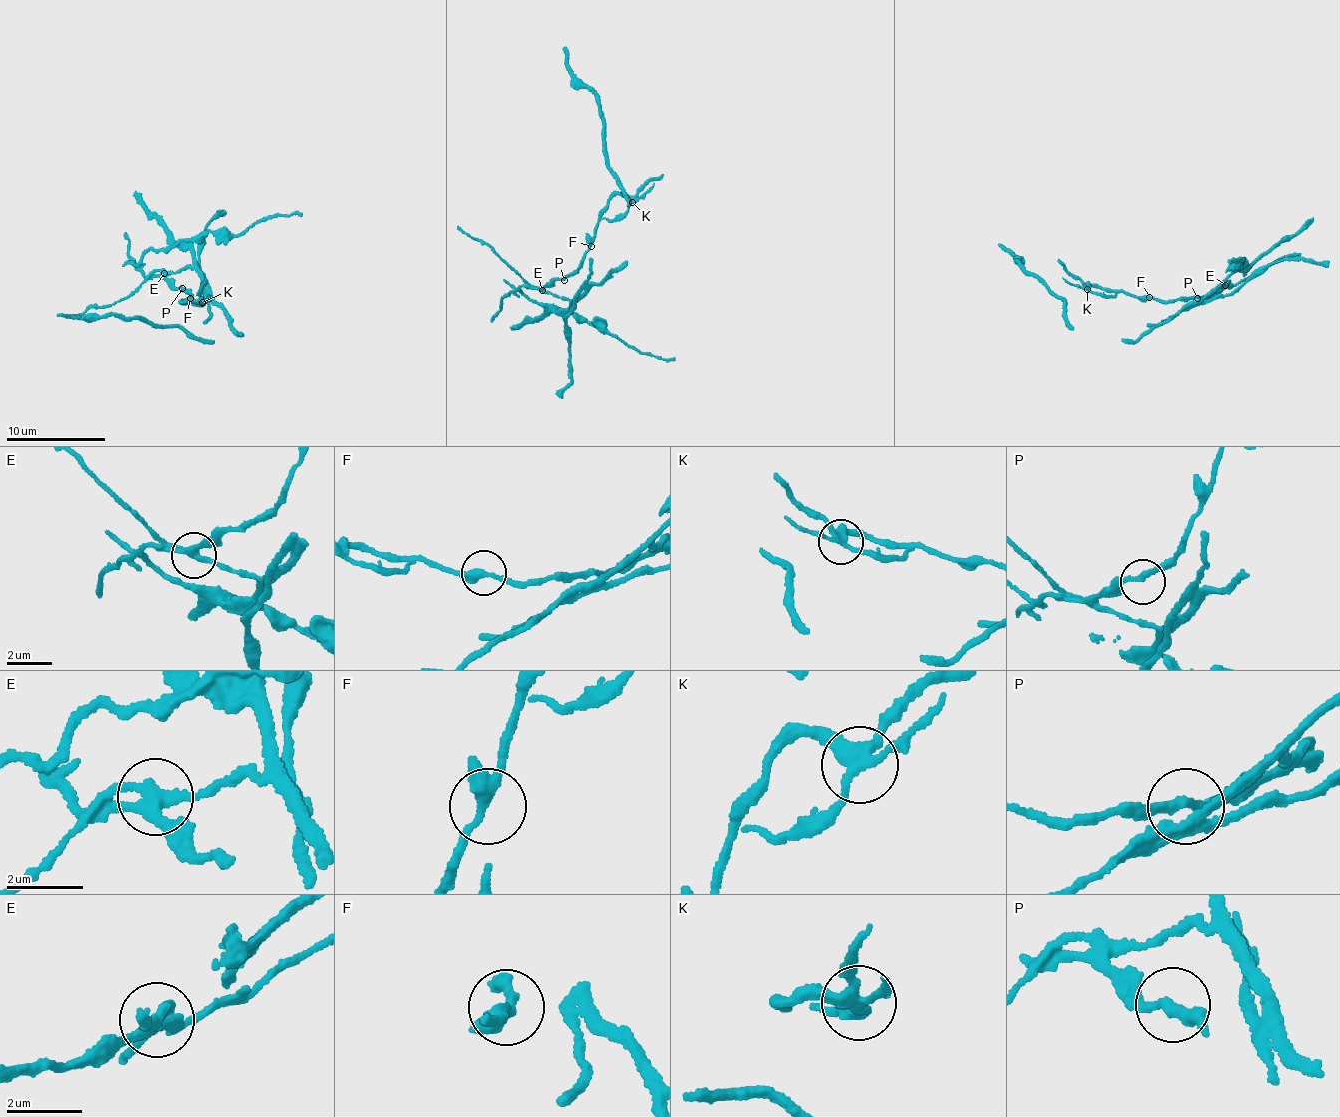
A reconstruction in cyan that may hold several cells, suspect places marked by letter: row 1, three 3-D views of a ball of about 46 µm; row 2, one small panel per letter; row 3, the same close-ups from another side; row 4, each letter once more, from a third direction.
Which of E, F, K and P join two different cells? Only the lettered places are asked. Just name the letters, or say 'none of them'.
E, K

